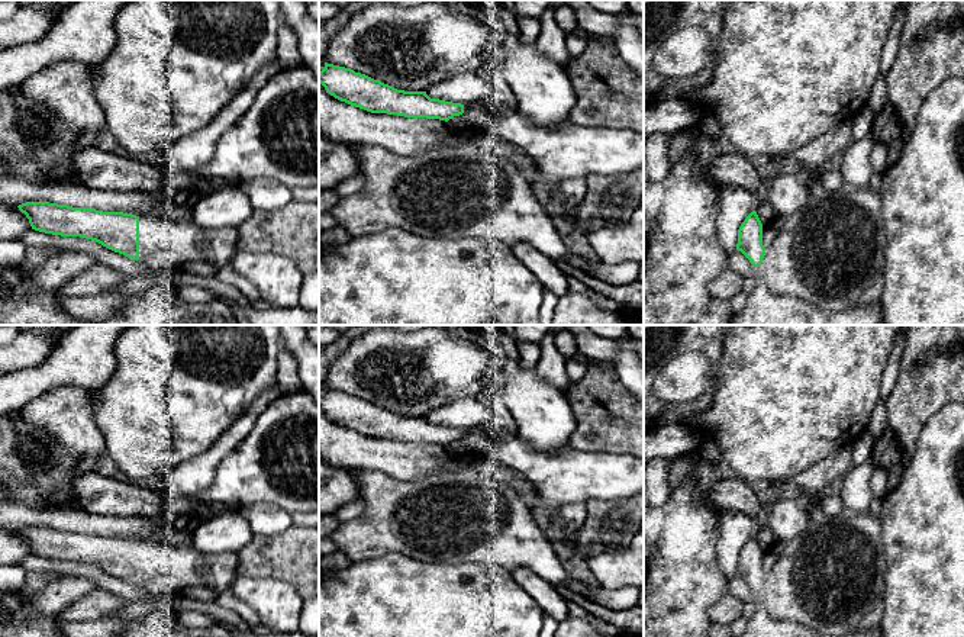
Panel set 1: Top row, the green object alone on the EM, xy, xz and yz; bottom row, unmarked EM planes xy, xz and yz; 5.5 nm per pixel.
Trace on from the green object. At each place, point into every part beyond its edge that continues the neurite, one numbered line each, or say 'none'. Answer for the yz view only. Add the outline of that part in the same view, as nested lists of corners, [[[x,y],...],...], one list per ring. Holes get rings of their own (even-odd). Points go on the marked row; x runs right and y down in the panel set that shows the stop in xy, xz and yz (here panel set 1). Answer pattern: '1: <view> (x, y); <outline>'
1: yz (763, 306); [[[784,216],[763,223],[763,263],[754,267],[755,287],[741,312],[735,312],[729,325],[880,325],[883,312],[880,302],[854,306],[842,312],[825,311],[800,297],[776,295],[767,286],[768,247],[771,234]]]

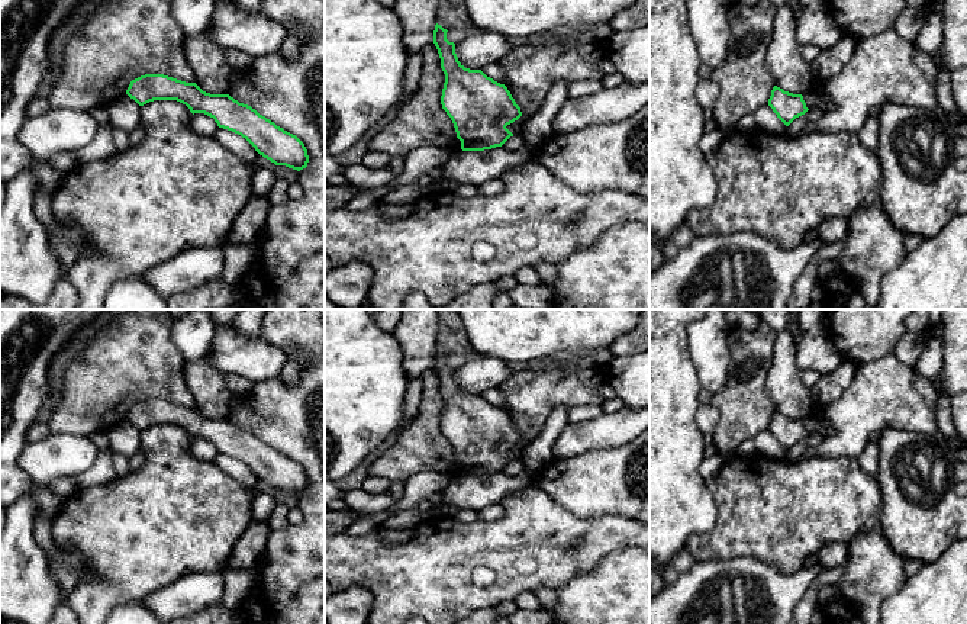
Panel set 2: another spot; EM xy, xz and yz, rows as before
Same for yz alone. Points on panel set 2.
none

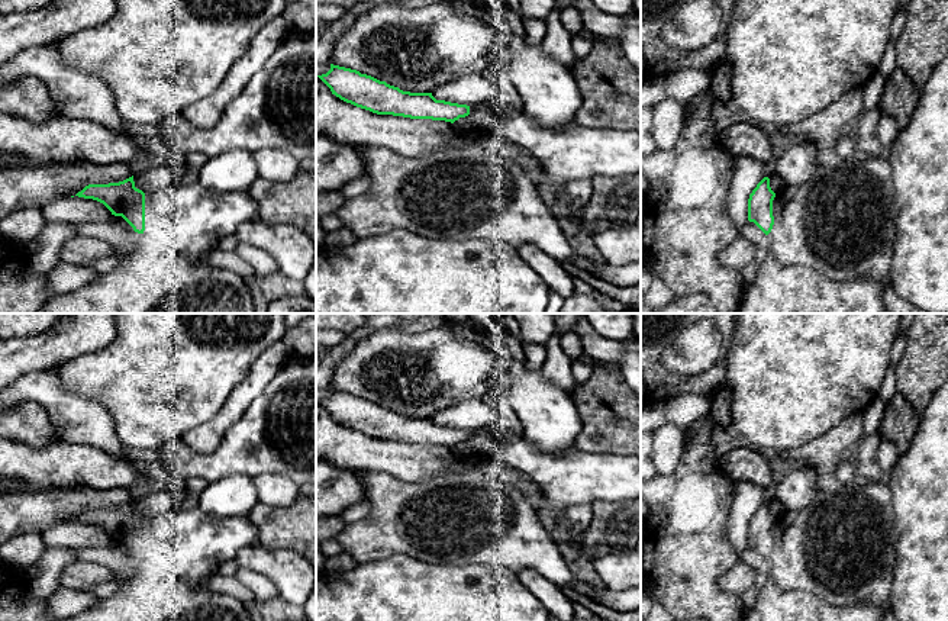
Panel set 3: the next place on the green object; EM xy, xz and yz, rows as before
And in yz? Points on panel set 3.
1: yz (786, 189); [[[784,186],[781,192],[776,193],[776,197],[773,200],[773,216],[774,216],[774,222],[776,222],[776,216],[778,212],[778,206],[781,199],[790,192],[793,190],[796,186]]]

